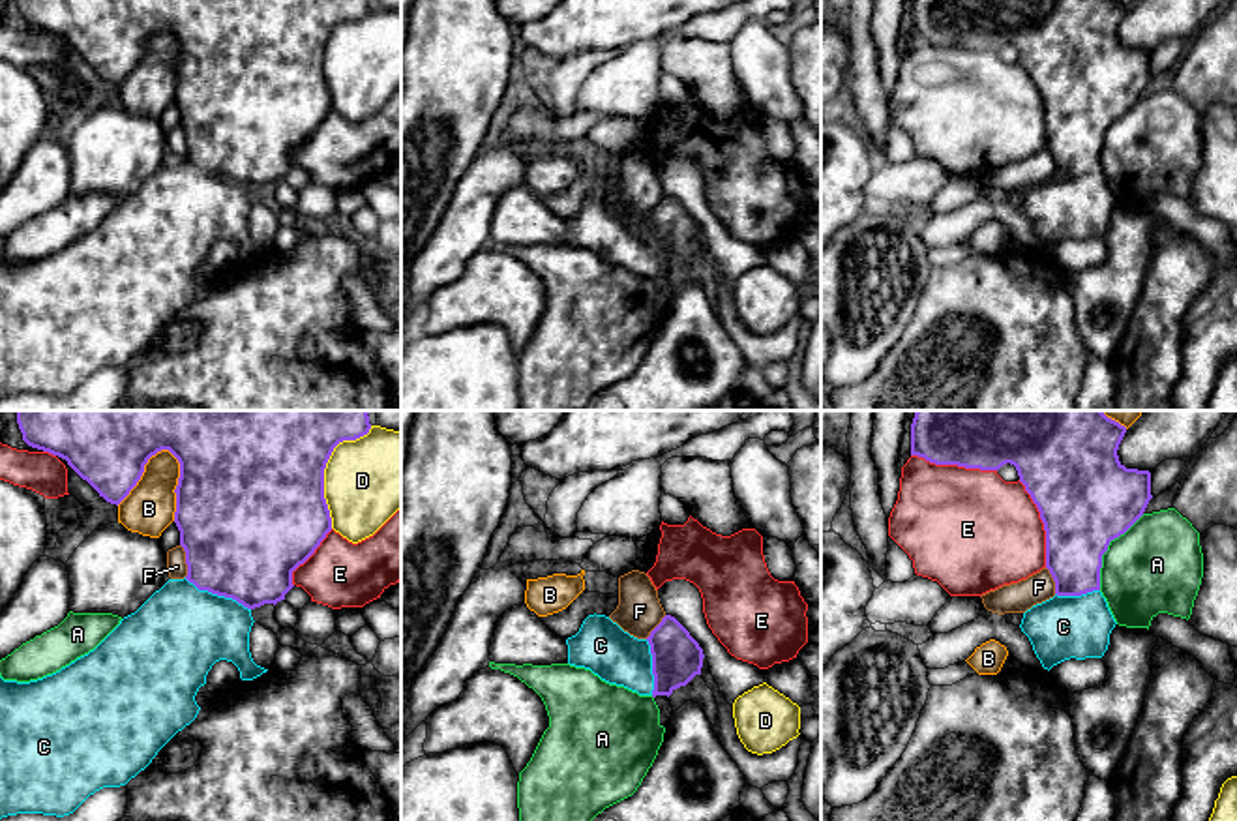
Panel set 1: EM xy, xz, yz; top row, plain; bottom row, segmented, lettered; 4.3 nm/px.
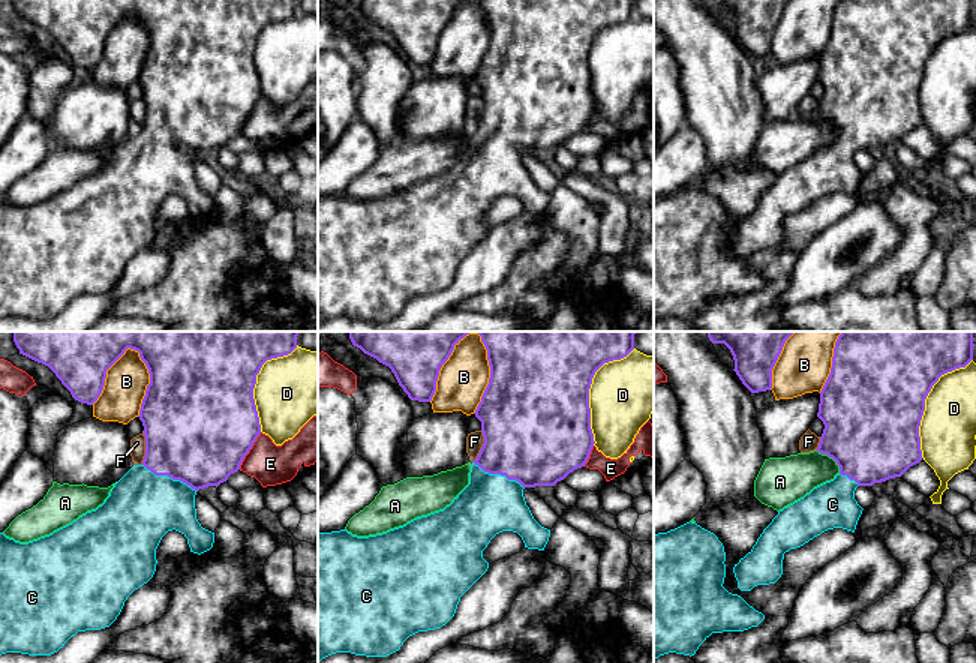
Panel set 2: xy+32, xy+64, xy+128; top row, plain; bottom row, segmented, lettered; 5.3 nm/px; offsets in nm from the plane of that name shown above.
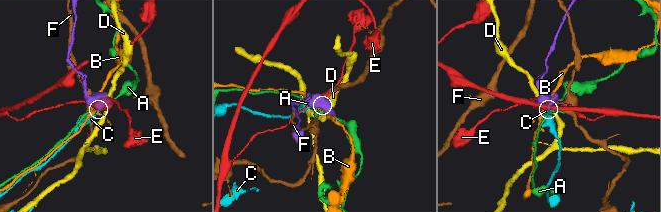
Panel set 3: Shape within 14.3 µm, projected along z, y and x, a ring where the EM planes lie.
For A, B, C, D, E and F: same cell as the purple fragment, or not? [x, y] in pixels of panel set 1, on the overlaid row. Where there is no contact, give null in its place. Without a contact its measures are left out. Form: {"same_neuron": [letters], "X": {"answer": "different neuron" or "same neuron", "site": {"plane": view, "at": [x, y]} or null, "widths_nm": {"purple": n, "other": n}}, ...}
{"same_neuron": ["C"], "A": {"answer": "different neuron", "site": {"plane": "yz", "at": [1106, 550]}, "widths_nm": {"purple": 420, "other": 400}}, "B": {"answer": "different neuron", "site": {"plane": "xy", "at": [143, 467]}, "widths_nm": {"purple": 480, "other": 220}}, "C": {"answer": "same neuron", "site": {"plane": "xy", "at": [218, 595]}, "widths_nm": {"purple": 480, "other": 400}}, "D": {"answer": "different neuron", "site": {"plane": "xy", "at": [325, 467]}, "widths_nm": {"purple": 500, "other": 360}}, "E": {"answer": "different neuron", "site": {"plane": "yz", "at": [1043, 522]}, "widths_nm": {"purple": 420, "other": 480}}, "F": {"answer": "different neuron", "site": {"plane": "xy", "at": [186, 561]}, "widths_nm": {"purple": 480, "other": 90}}}

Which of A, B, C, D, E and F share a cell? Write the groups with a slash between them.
A / B / C / D / E / F

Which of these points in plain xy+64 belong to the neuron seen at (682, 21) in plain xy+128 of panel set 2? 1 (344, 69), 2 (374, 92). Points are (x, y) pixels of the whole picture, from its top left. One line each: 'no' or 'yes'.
1: no
2: yes

